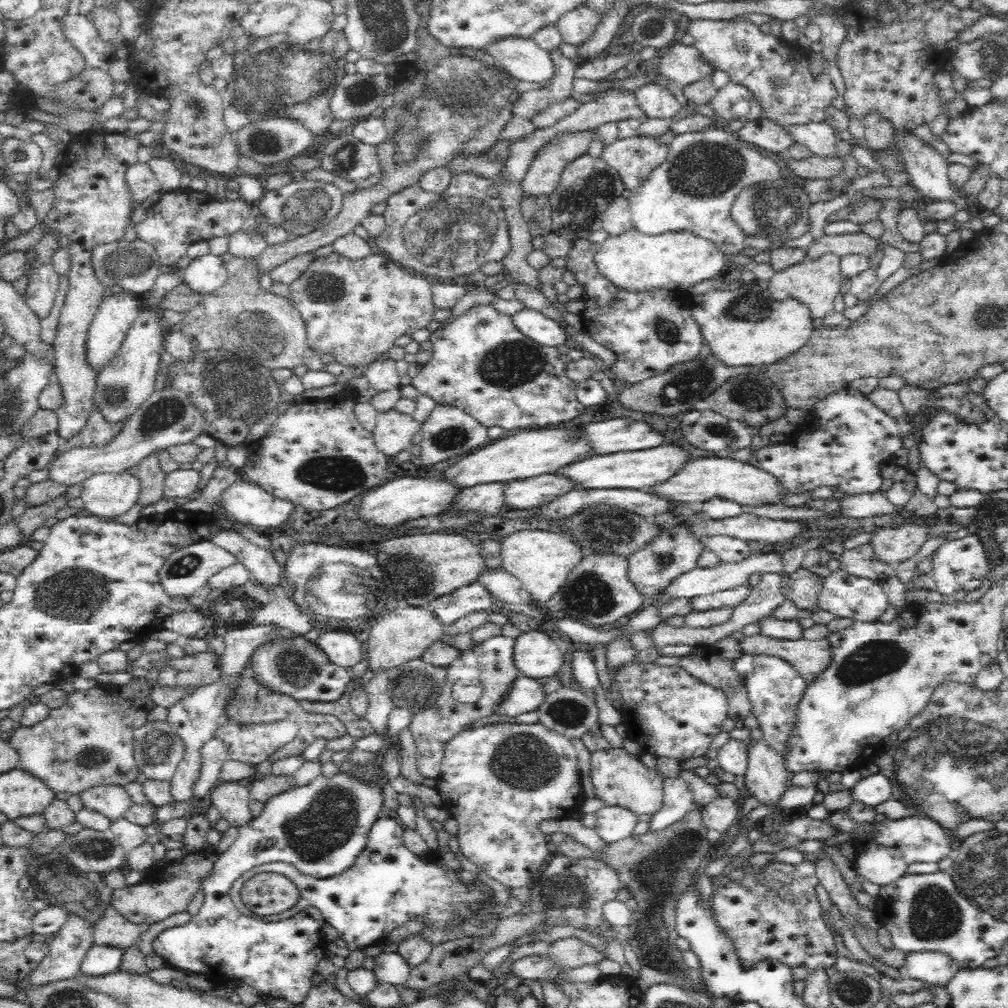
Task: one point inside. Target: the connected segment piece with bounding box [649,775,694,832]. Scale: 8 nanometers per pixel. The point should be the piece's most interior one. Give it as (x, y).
(677, 800)

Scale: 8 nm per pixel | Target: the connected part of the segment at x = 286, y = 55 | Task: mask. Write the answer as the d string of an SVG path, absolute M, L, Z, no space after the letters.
M330 28L322 38L314 39L306 44L292 44L283 34L262 36L260 40L249 40L242 51L234 51L234 76L226 80L228 85L222 97L232 103L237 110L246 114L250 121L270 120L284 117L298 120L314 135L323 134L334 120L329 104L338 81L345 75L346 54L349 42L344 31Z

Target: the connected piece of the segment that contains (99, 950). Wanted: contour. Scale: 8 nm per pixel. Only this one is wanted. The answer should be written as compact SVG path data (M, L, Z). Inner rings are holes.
M93 945L80 962L79 972L84 975L102 976L114 972L122 962L124 950L106 945Z

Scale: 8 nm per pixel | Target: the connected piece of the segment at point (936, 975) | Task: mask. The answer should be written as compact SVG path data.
M918 951L906 955L903 974L934 986L947 985L960 966L942 951Z

